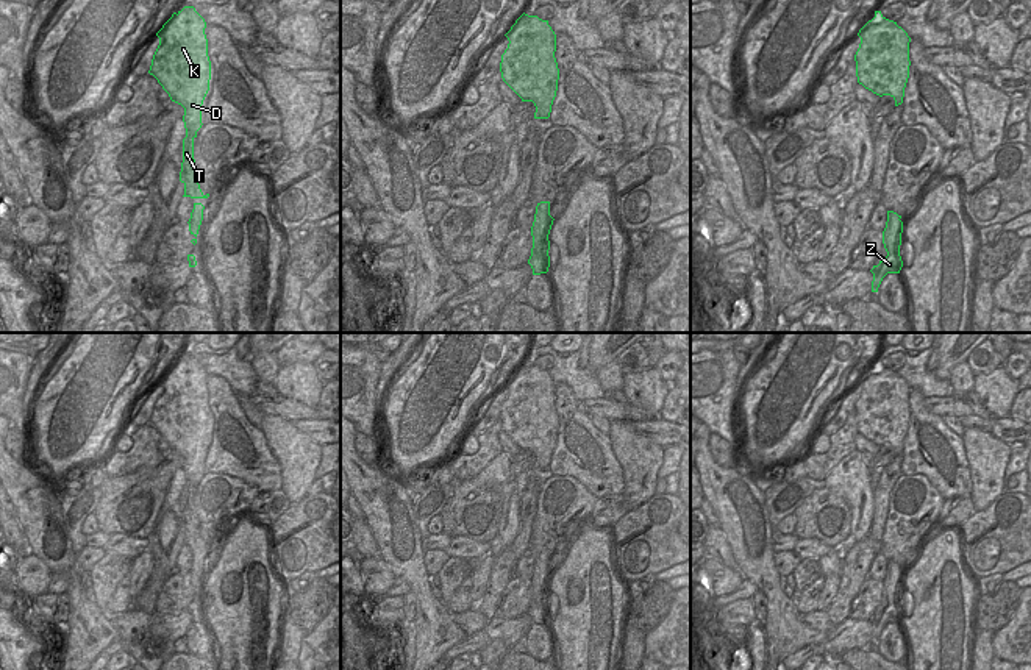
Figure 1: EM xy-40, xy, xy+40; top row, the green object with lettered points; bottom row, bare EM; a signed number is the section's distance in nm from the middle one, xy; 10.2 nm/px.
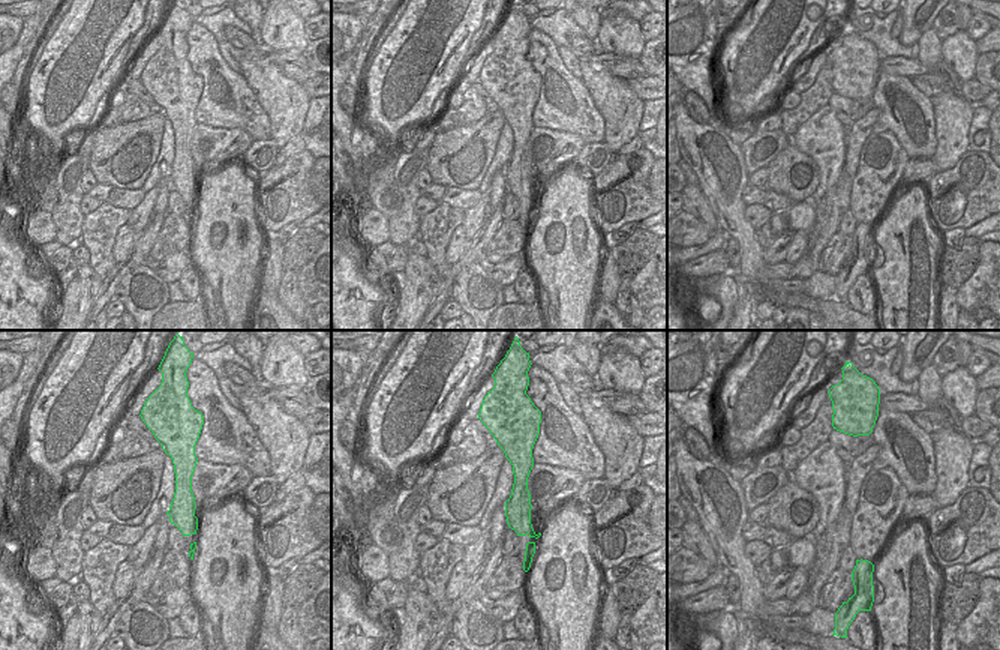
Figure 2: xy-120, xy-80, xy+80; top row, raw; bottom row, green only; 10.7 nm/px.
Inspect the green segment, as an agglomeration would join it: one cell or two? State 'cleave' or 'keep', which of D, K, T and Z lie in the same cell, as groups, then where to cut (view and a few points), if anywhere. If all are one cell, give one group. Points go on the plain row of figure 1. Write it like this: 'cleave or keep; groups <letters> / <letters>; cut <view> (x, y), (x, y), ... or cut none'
keep; groups D K T Z; cut none

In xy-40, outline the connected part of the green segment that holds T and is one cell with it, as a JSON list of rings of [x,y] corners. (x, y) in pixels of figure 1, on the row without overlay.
[[[184,356],[156,383],[159,395],[153,404],[148,423],[153,425],[170,450],[184,458],[186,487],[183,489],[183,512],[180,531],[184,545],[208,548],[198,534],[198,519],[194,509],[194,489],[202,478],[202,454],[209,440],[211,411],[208,406],[206,372],[194,356]]]

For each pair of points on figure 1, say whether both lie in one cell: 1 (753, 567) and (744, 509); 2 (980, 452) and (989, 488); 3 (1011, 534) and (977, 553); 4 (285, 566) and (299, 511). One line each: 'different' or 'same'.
1: same
2: same
3: same
4: same

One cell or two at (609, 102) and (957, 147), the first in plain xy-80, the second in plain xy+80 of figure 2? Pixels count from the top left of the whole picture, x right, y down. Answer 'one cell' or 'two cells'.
one cell

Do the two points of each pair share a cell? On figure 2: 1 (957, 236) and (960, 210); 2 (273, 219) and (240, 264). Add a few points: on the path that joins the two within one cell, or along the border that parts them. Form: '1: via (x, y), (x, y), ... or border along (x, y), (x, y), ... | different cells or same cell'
1: border along (964, 228), (948, 228), (940, 233) | different cells
2: border along (260, 224), (267, 234) | different cells

